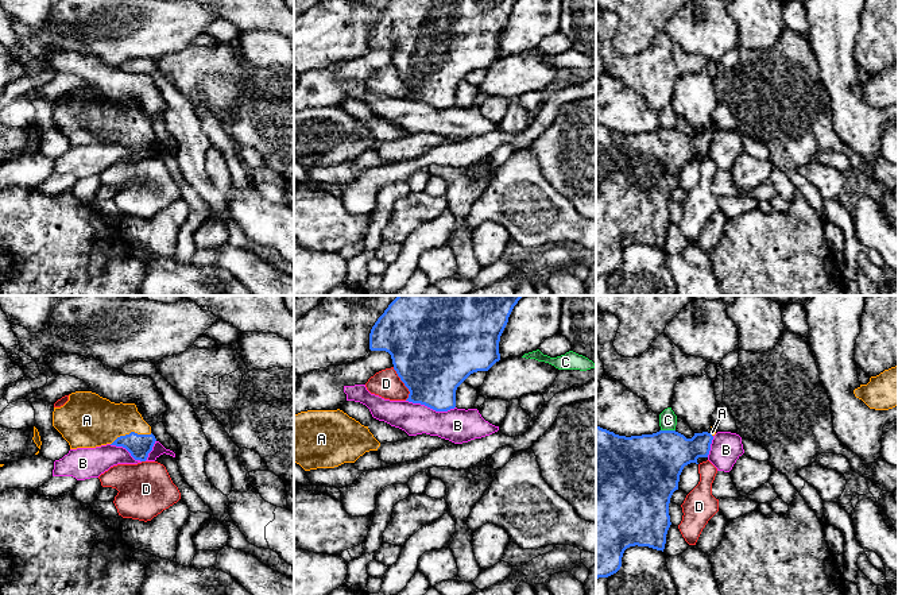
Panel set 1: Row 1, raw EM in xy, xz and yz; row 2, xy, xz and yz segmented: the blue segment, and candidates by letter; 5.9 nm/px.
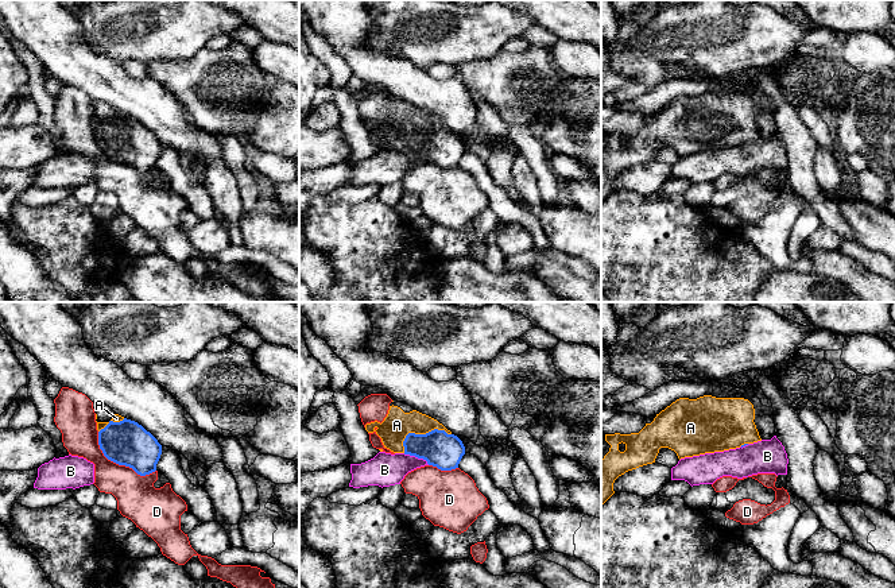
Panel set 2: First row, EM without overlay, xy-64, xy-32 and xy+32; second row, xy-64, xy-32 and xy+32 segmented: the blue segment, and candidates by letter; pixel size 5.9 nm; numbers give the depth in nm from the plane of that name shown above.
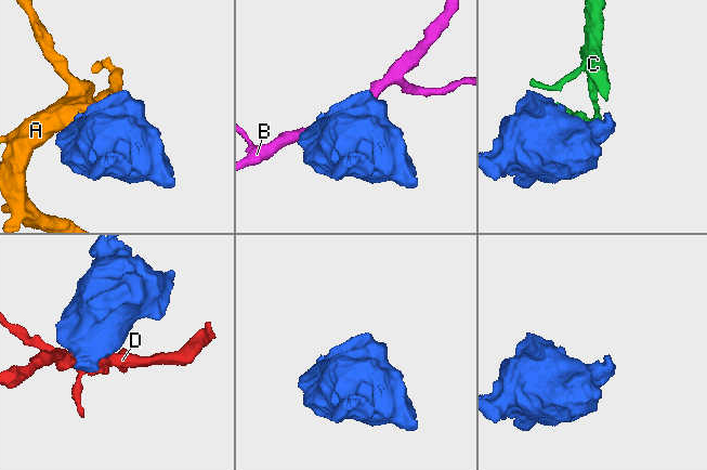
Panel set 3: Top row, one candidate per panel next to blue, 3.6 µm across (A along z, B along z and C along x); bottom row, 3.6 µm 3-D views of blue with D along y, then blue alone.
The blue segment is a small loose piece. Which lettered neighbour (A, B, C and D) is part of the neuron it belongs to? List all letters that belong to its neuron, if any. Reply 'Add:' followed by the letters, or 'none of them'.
Add: A

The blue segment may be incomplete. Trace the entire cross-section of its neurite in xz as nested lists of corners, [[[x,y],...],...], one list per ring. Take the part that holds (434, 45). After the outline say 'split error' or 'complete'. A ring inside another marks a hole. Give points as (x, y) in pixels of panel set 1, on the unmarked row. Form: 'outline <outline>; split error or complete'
outline [[[391,0],[369,31],[369,47],[391,53],[409,86],[406,98],[436,109],[456,105],[457,85],[473,70],[500,58],[499,39],[518,0]]]; complete

